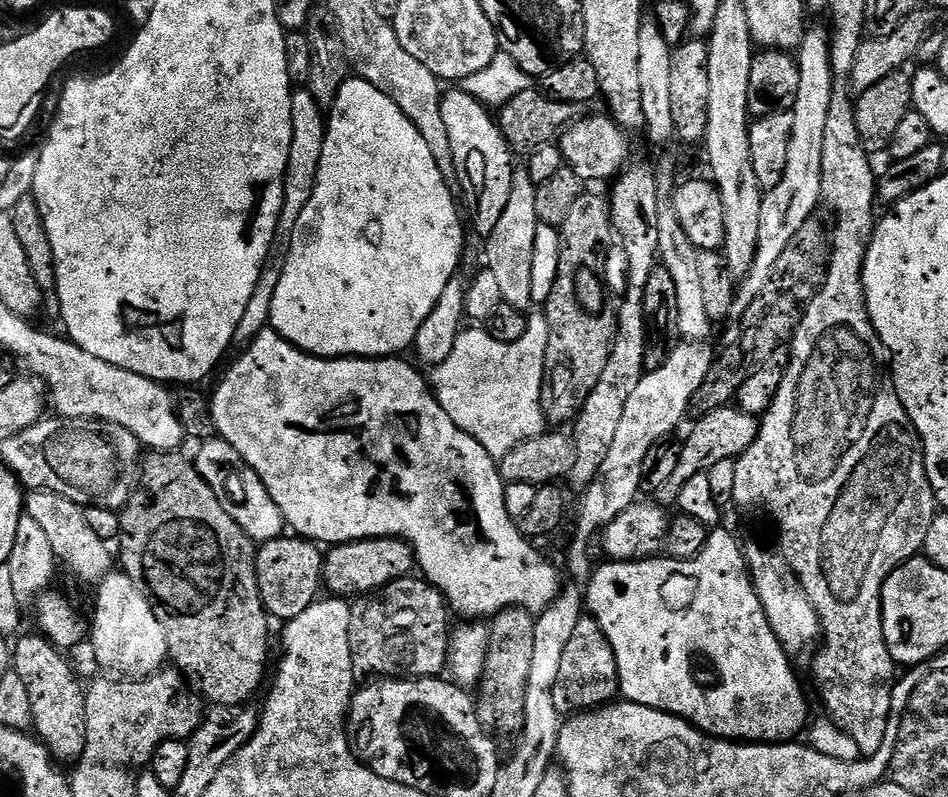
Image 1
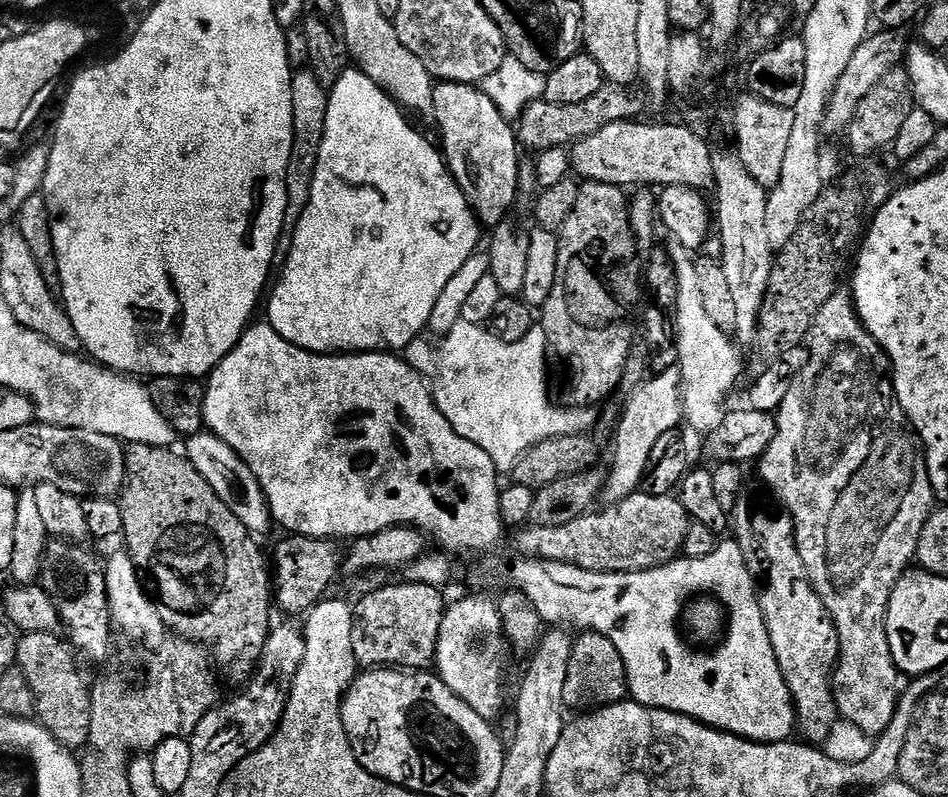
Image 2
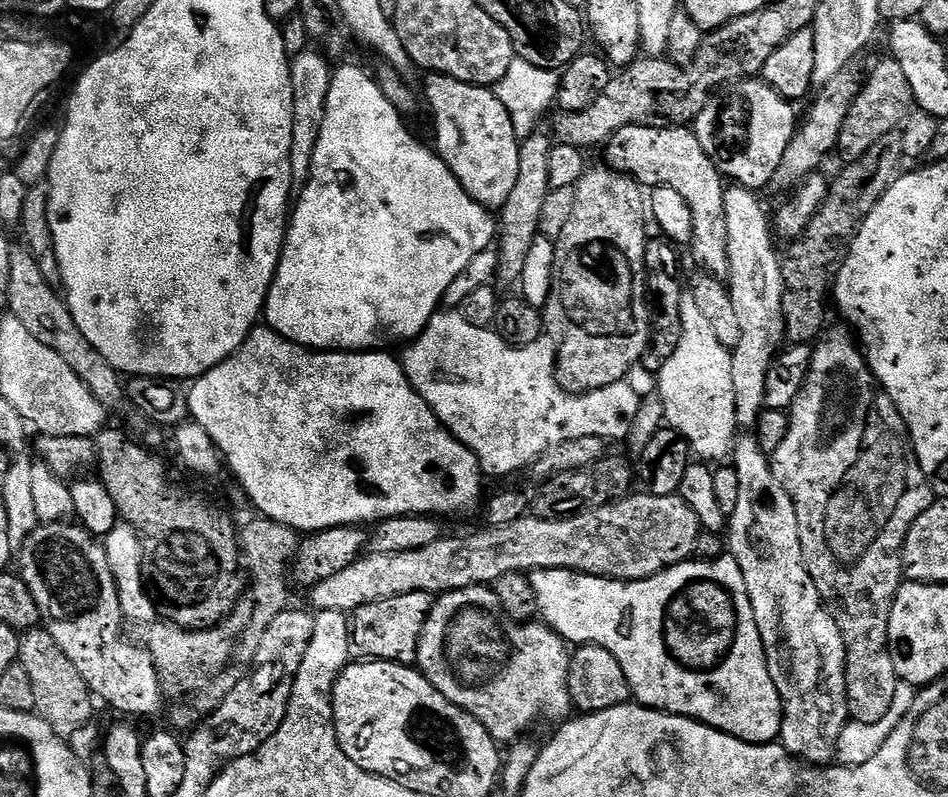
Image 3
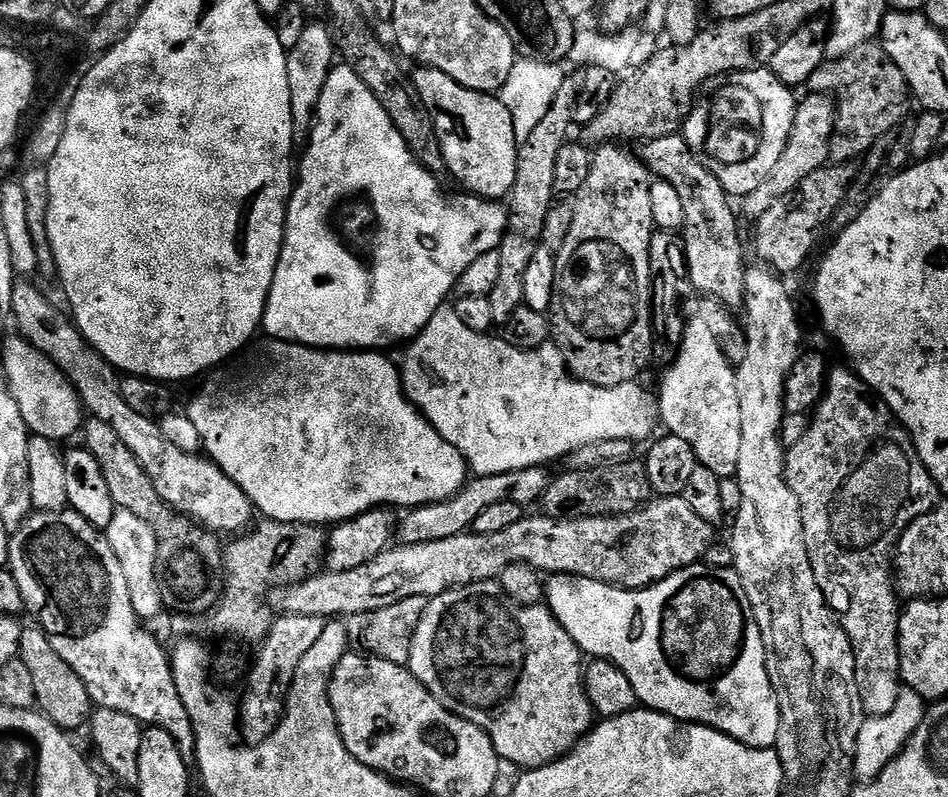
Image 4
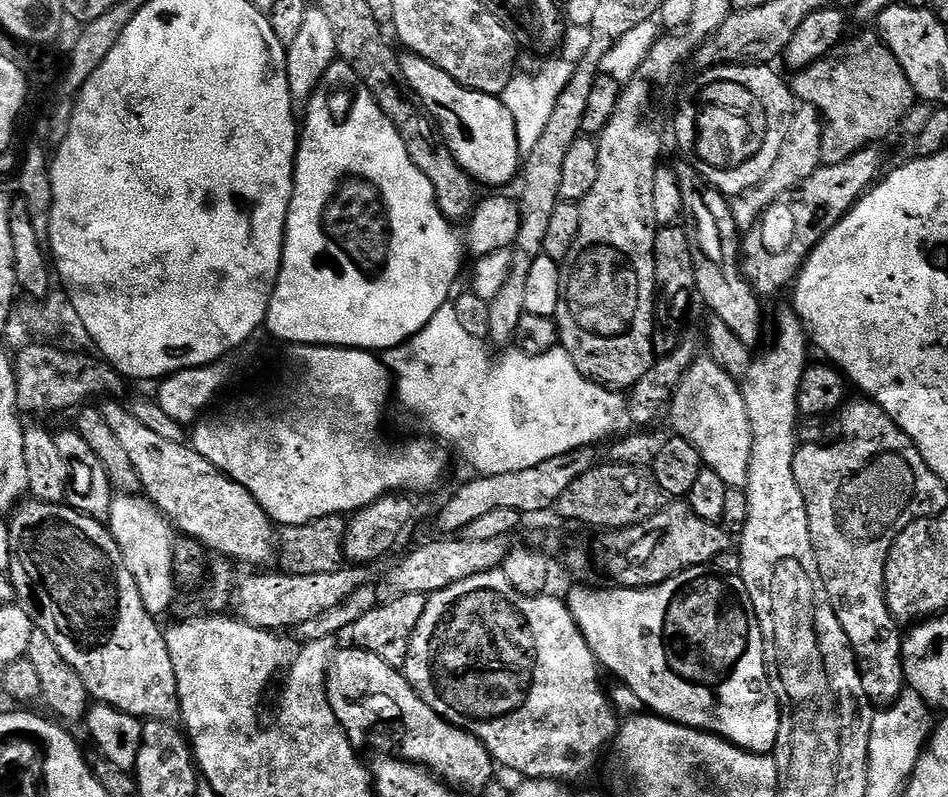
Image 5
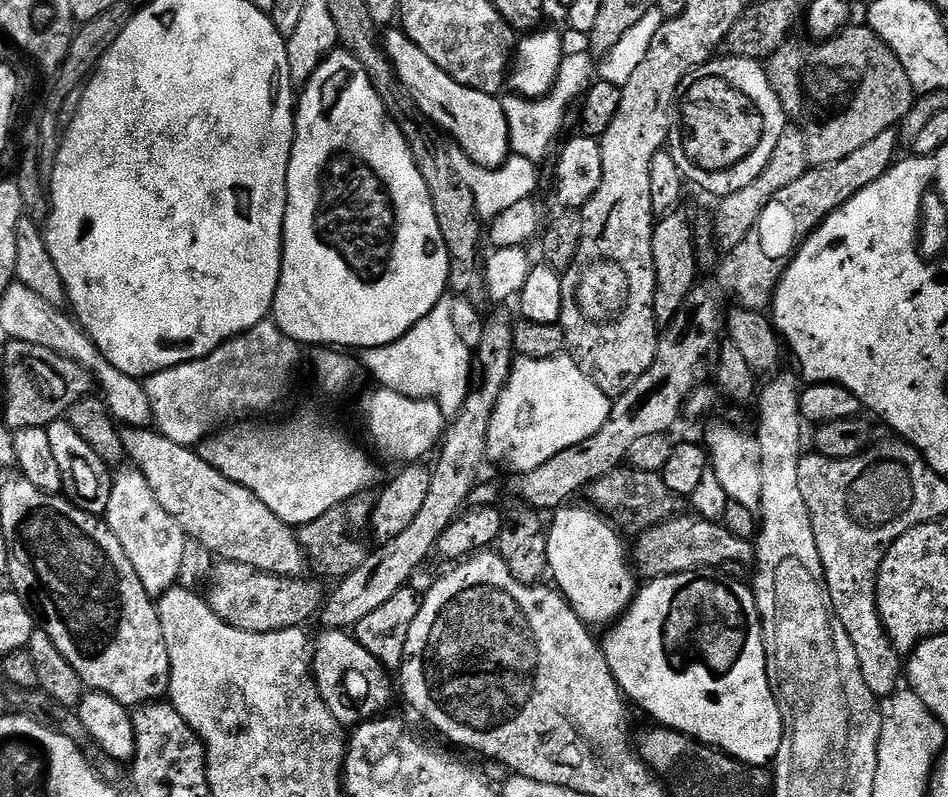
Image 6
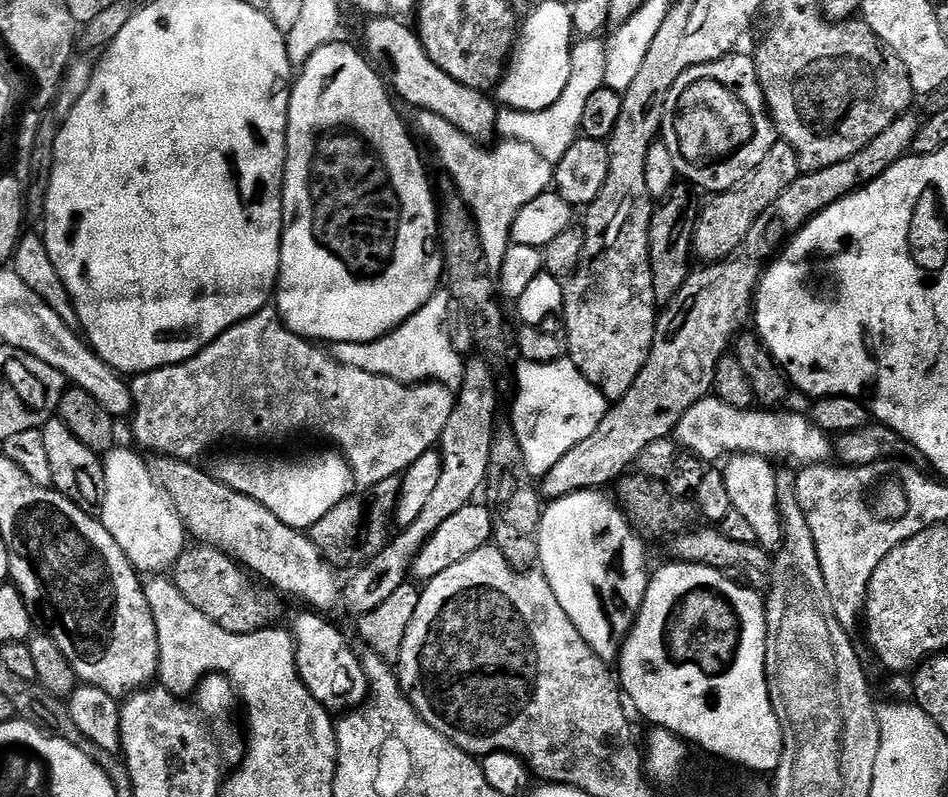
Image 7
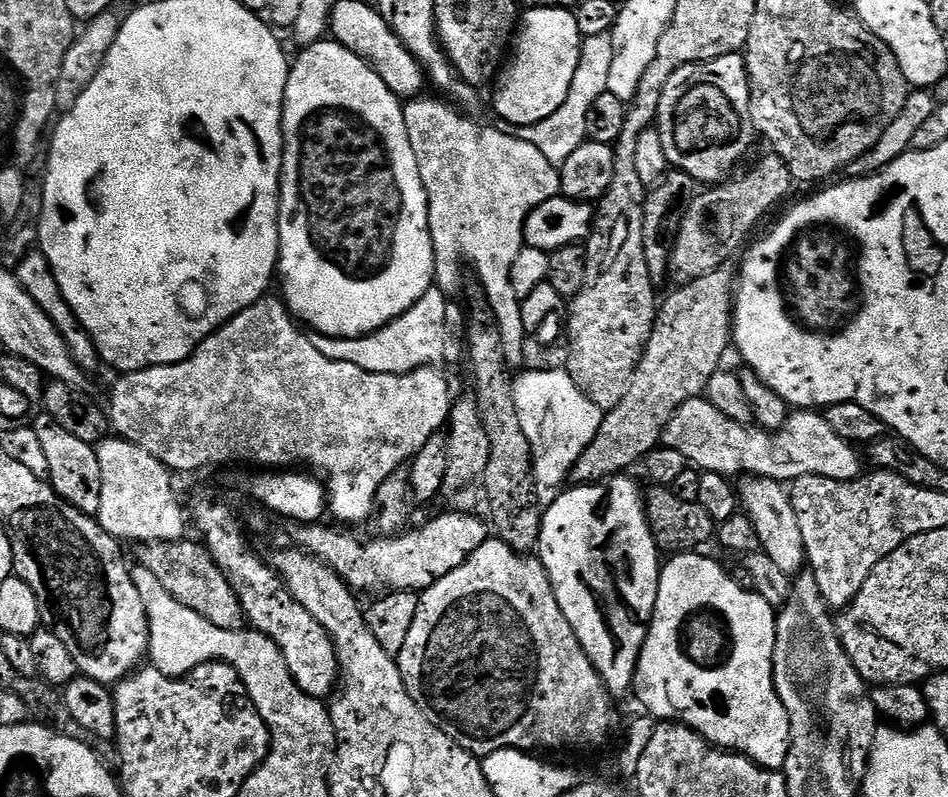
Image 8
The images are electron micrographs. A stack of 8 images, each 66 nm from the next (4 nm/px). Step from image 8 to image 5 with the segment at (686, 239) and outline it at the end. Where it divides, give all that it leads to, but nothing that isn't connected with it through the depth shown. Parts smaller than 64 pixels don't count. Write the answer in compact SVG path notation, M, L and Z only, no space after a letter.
M807 102L801 103L792 113L786 138L782 142L782 150L778 150L778 159L774 162L774 166L770 166L770 174L766 174L766 178L762 178L762 182L756 188L731 197L732 221L736 223L737 229L752 228L760 220L762 213L778 197L798 187L803 180L810 178L810 174L814 174L814 170L822 166L823 129L822 117L815 106Z

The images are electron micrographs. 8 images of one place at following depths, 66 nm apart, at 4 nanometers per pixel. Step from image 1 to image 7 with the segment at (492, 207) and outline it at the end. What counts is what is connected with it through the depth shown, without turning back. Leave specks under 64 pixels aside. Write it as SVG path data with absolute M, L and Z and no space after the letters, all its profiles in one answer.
M389 14L371 17L365 24L368 25L364 28L363 55L387 81L397 97L400 95L406 103L413 104L413 109L433 112L446 118L446 122L458 126L458 130L462 130L462 134L466 134L471 140L488 142L493 139L491 136L496 132L497 105L485 93L454 82L450 74L434 66L419 35L409 25L408 29L403 19Z

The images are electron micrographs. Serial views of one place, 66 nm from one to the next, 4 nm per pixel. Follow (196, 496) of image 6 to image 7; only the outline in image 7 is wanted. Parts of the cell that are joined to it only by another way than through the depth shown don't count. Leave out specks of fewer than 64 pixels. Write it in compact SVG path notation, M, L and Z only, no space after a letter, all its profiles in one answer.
M171 458L157 459L156 478L164 493L172 499L176 513L182 518L187 535L193 541L227 552L237 564L253 577L261 576L288 596L305 600L307 607L328 614L342 600L342 584L336 581L333 565L325 560L320 548L301 529L286 526L266 506L246 494L230 490L207 471L195 468L195 463Z

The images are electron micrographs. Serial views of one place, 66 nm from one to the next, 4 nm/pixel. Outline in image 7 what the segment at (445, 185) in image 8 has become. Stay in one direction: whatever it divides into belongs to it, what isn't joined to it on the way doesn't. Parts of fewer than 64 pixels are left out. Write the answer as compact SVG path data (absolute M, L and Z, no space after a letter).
M417 111L415 115L415 131L418 136L420 131L419 139L428 140L437 162L448 171L449 178L456 183L456 188L460 191L459 199L476 221L476 230L480 235L489 269L500 269L502 258L506 258L508 245L512 243L514 218L518 218L522 206L534 202L534 198L553 187L553 165L548 164L546 158L542 158L532 146L526 146L517 140L501 139L500 144L485 146L462 134L458 126L446 122L446 118L438 114Z

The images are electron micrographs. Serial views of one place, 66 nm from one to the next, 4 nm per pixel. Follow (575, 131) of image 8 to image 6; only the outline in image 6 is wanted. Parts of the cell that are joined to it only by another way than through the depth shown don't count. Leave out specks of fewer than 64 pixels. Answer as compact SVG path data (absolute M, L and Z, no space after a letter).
M587 51L573 56L564 56L556 83L544 96L525 99L520 95L508 94L503 97L502 103L508 123L508 142L515 155L533 162L540 162L540 159L551 150L556 135L564 128L568 107L572 103L574 103L573 105L577 103L578 97L589 87L590 81L593 79L594 64L592 66L591 62L593 63Z

